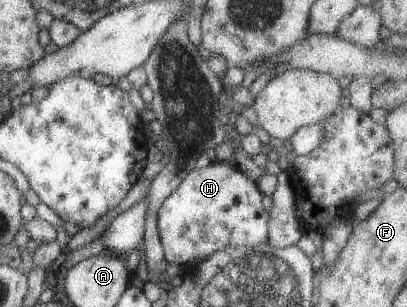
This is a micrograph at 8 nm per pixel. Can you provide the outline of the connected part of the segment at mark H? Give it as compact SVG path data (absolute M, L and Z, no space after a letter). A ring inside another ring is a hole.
M213 159L202 168L194 167L180 184L159 206L156 213L156 228L166 263L184 267L187 262L203 261L211 252L227 246L244 248L263 247L267 244L268 213L261 206L262 193L256 183L247 179L234 162Z

